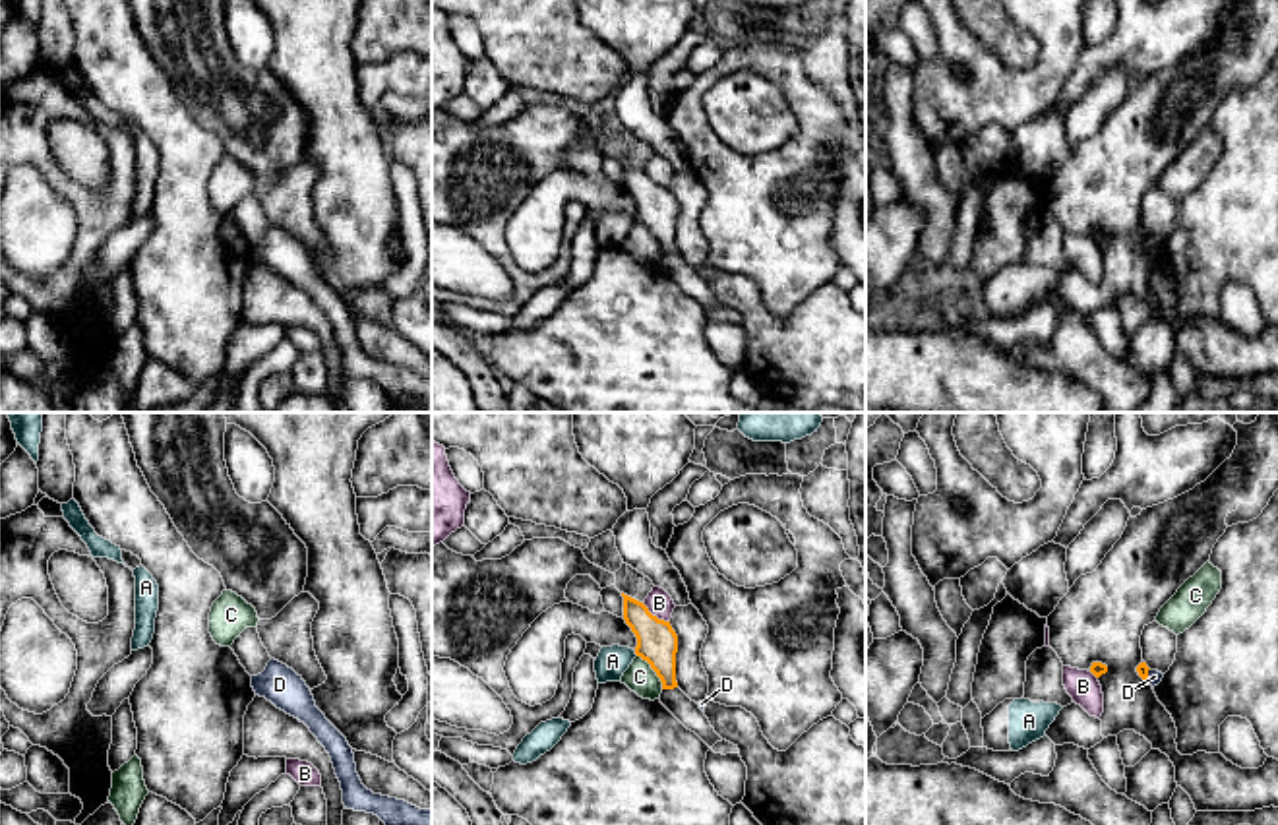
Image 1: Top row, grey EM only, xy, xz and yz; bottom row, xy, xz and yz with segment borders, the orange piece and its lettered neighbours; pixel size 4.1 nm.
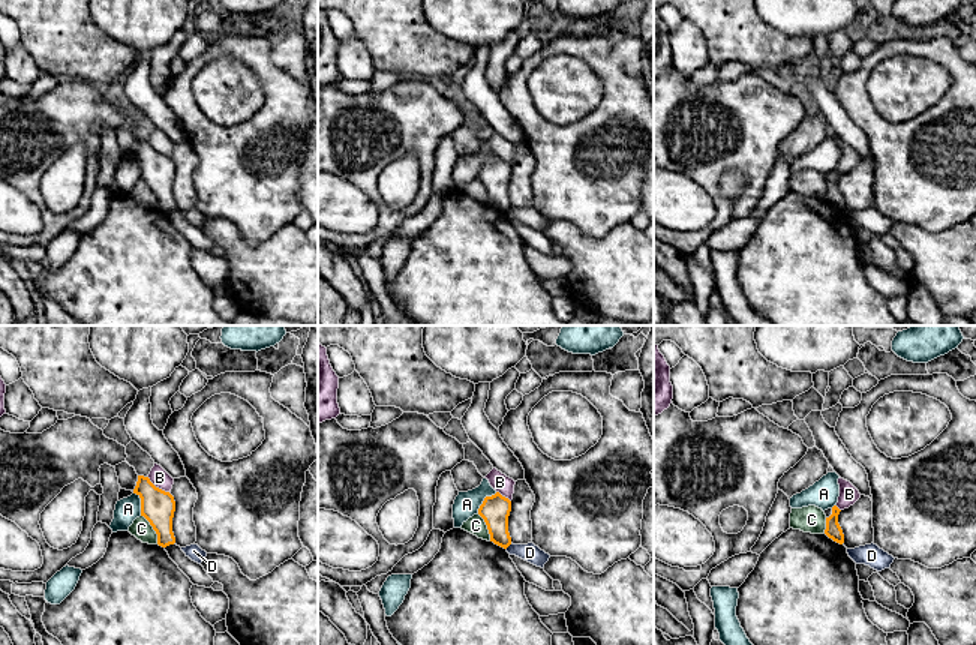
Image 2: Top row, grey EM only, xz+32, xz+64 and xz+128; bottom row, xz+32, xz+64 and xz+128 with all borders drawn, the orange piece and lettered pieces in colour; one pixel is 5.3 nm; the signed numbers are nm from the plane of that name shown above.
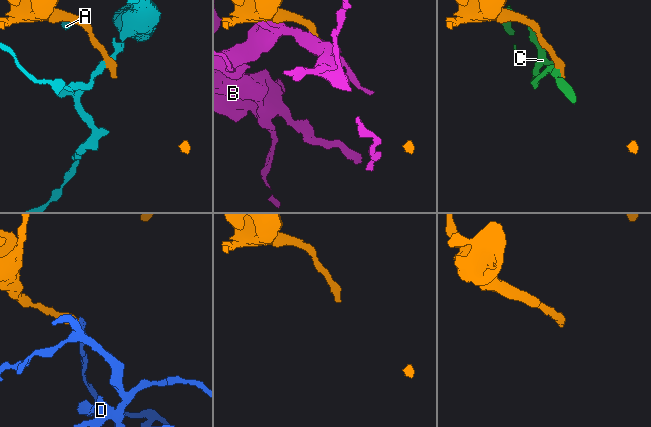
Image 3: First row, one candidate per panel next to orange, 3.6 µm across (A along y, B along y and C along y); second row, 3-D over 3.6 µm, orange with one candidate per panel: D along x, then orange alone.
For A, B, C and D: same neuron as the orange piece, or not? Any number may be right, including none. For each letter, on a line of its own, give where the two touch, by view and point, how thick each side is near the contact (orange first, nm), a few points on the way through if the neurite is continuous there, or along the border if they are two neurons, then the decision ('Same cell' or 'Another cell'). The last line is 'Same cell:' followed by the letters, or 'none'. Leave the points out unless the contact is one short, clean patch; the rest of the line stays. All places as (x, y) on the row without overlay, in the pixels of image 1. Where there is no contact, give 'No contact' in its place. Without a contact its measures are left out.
A: Touches orange at xz (636, 219). Thickness 170 nm (orange) against 130 nm. Another cell
B: Touches orange at xz (655, 183). Thickness 170 nm (orange) against 110 nm. Another cell
C: Touches orange at xz (653, 235). Thickness 170 nm (orange) against 120 nm. Boundary: xz (638, 221), (649, 231), (663, 254). Another cell
D: Touches orange at yz (1147, 241). Thickness 50 nm (orange) against 60 nm. Boundary: yz (1149, 235), (1145, 244). Another cell
Same cell: none

